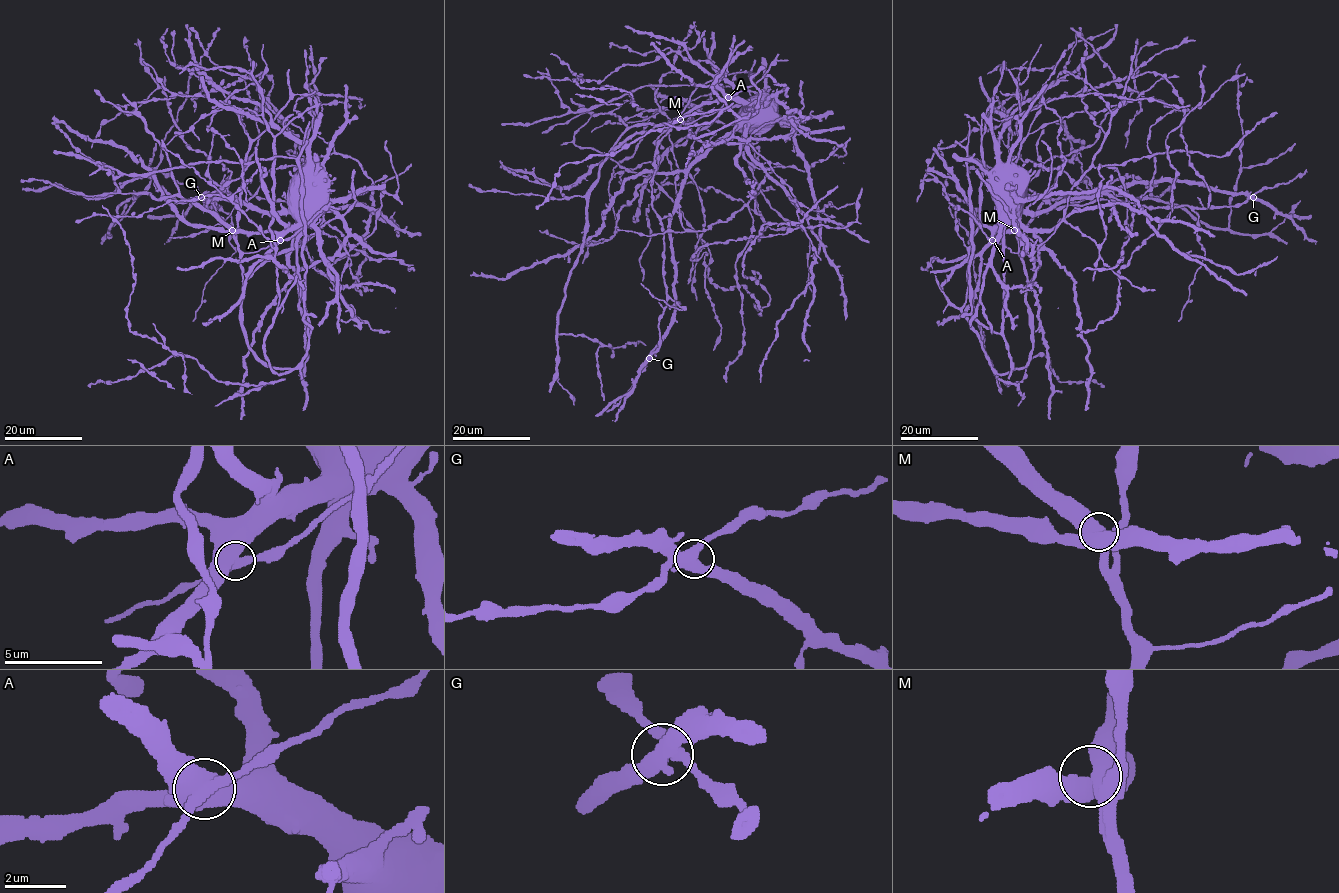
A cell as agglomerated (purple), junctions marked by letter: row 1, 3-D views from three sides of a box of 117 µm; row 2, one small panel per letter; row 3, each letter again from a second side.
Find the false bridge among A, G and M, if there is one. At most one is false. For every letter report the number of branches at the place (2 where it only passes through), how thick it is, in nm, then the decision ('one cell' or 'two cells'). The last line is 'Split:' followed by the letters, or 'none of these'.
A: 4 branches meet; 550 nm thick; one cell
G: 4 branches meet; 500 nm thick; one cell
M: 4 branches meet; 550 nm thick; one cell
Split: none of these

